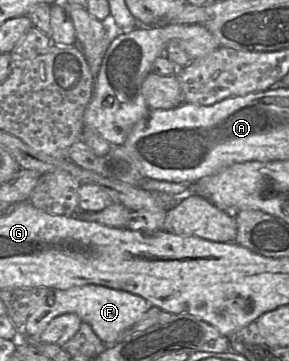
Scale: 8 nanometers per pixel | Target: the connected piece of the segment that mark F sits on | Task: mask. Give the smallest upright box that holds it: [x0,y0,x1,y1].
[21,284,151,345]

